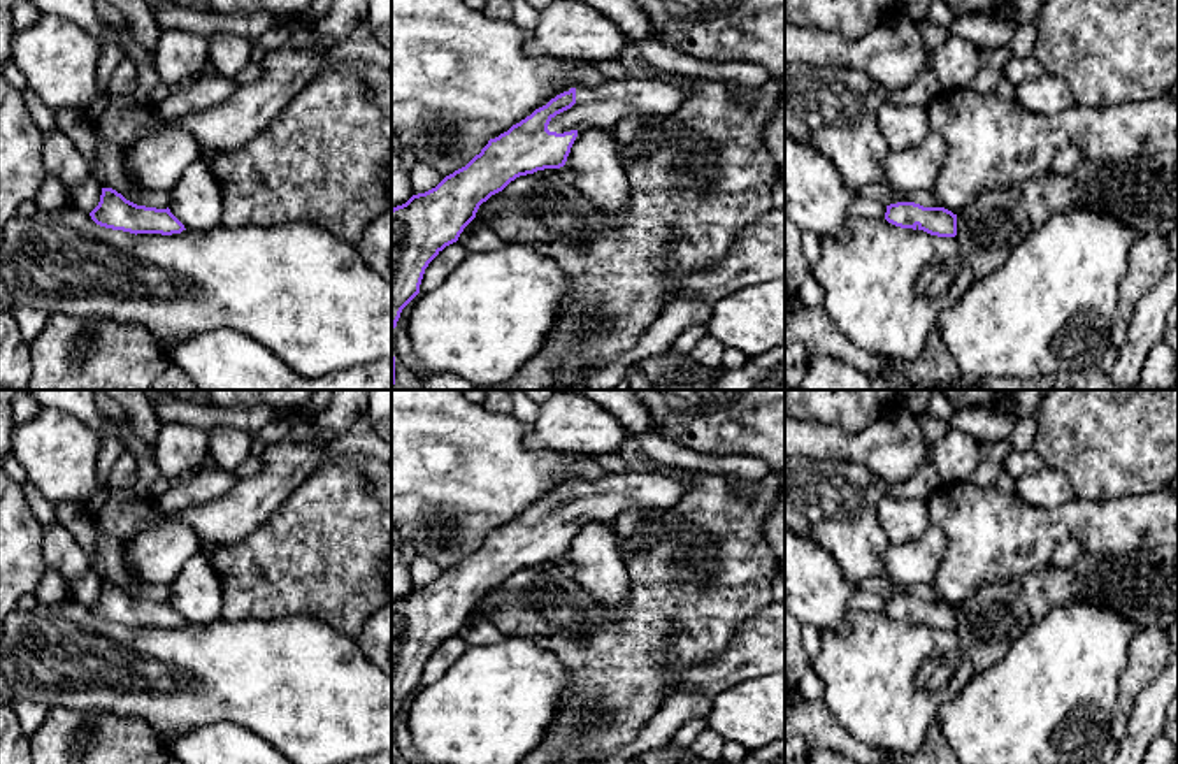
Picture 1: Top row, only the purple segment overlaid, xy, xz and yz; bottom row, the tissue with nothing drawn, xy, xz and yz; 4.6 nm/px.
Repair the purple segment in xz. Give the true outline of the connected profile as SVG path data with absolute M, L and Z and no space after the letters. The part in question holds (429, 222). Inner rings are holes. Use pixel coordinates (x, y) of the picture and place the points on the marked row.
M630 77L611 79L597 88L576 86L551 98L530 116L513 125L476 155L465 167L446 176L435 188L413 195L406 204L391 209L391 334L402 309L420 293L428 263L449 244L456 242L463 228L476 218L483 202L502 191L520 176L565 165L578 132L586 126L611 130L623 116L671 114L686 98L681 84Z

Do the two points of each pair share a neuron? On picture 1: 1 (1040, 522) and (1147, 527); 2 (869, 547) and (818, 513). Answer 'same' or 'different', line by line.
1: same
2: same

